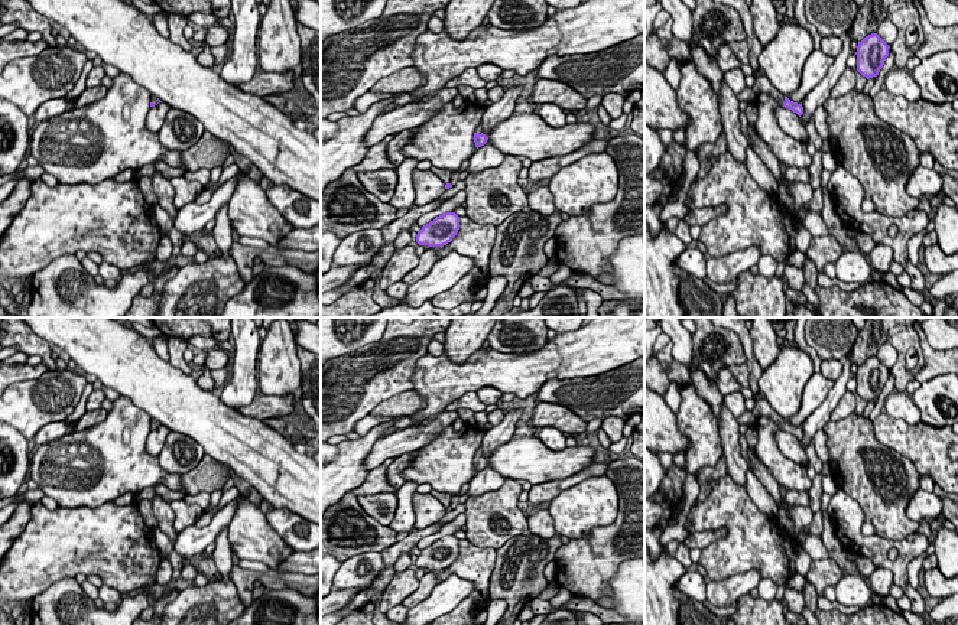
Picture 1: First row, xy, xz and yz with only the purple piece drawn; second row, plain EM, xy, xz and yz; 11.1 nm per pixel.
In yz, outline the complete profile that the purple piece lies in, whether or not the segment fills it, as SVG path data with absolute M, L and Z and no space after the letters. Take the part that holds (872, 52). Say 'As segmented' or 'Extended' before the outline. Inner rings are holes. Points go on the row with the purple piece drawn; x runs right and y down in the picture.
As segmented. M877 33L866 36L857 46L857 71L867 79L877 77L889 49L890 46Z

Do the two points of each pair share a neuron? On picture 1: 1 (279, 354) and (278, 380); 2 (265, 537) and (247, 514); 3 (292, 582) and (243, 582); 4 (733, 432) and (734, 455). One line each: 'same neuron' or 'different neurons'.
1: same neuron
2: same neuron
3: same neuron
4: same neuron

